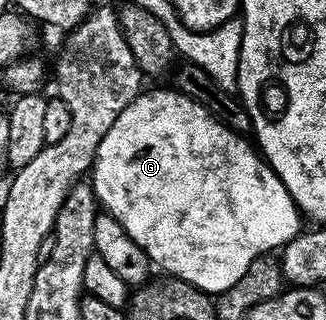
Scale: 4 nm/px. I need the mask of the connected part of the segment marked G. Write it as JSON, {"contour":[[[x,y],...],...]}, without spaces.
{"contour":[[[178,89],[170,90],[144,90],[129,105],[125,105],[125,109],[121,109],[121,117],[113,121],[109,133],[105,133],[105,141],[101,141],[97,149],[95,166],[90,172],[89,182],[95,188],[95,197],[99,201],[100,208],[117,221],[121,221],[125,233],[129,233],[129,237],[133,237],[133,241],[137,241],[137,245],[145,249],[145,253],[158,270],[160,267],[168,276],[184,279],[186,283],[192,283],[194,287],[202,291],[218,293],[229,289],[229,285],[237,285],[245,269],[253,265],[258,255],[266,255],[276,249],[281,249],[295,235],[300,234],[301,212],[296,207],[293,197],[285,189],[281,177],[277,177],[275,170],[268,165],[266,159],[257,150],[256,144],[246,134],[229,129],[229,125],[217,121],[217,117],[213,117],[213,113],[205,109],[205,105],[201,105],[195,99],[190,99],[188,95],[182,95]]]}

